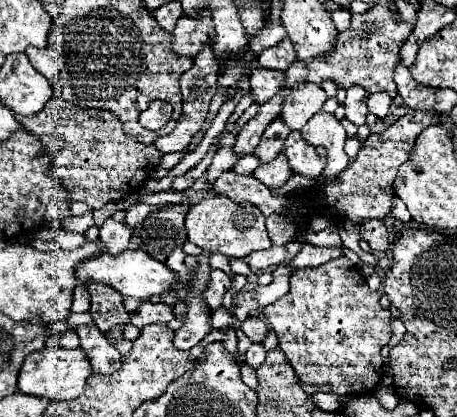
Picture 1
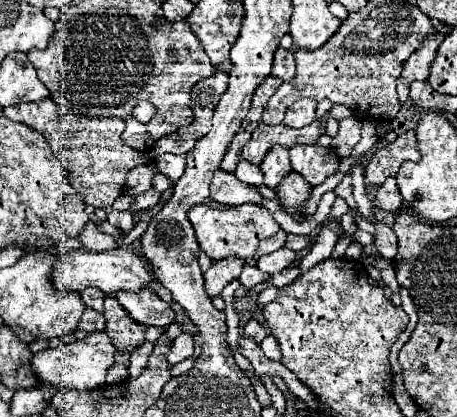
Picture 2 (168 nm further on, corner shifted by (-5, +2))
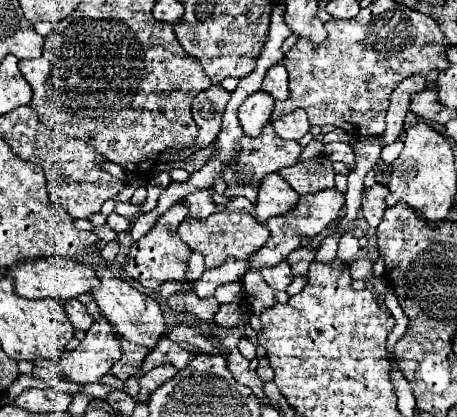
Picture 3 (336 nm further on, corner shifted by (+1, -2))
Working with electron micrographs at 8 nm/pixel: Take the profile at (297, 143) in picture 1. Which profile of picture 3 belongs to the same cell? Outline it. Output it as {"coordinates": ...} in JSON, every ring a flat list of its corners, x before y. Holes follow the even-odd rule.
{"coordinates":[[326,156,312,158,312,160,300,160,294,166,282,168,280,176,298,192,318,192,326,188,334,188,334,168,332,160]]}

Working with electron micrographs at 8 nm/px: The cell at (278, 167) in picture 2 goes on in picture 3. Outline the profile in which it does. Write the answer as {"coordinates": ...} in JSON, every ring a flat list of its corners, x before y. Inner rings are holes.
{"coordinates":[[272,172,260,182,258,204,254,210,256,220,264,224,270,216,286,214,296,202,298,202,296,192,292,192,292,188,288,188,288,182,278,172]]}

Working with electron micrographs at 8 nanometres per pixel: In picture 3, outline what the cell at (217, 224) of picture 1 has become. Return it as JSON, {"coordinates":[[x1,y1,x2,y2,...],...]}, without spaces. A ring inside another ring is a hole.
{"coordinates":[[216,212,216,214,210,214,208,218,204,218,204,220,186,218,178,226,178,234,192,250,204,254,206,268,216,268,228,256,248,258,254,252,258,252,268,240,268,226,254,220,254,216,248,214,248,212]]}

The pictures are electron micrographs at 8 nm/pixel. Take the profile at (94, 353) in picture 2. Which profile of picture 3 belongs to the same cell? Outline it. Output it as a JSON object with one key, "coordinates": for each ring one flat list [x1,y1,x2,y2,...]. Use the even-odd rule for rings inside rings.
{"coordinates":[[100,318,86,332,86,338,72,352,64,352,56,364,64,370,66,380,84,386,100,382,120,356,122,350,114,326,106,318]]}

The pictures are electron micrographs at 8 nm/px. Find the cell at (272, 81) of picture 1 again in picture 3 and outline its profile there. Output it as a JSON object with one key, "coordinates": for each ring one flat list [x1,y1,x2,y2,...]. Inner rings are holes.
{"coordinates":[[258,90,252,96,248,96,244,104,238,108,238,120,240,120,244,134,258,136,262,128,266,126,272,108,274,108,274,100,272,96,268,96,268,92]]}

